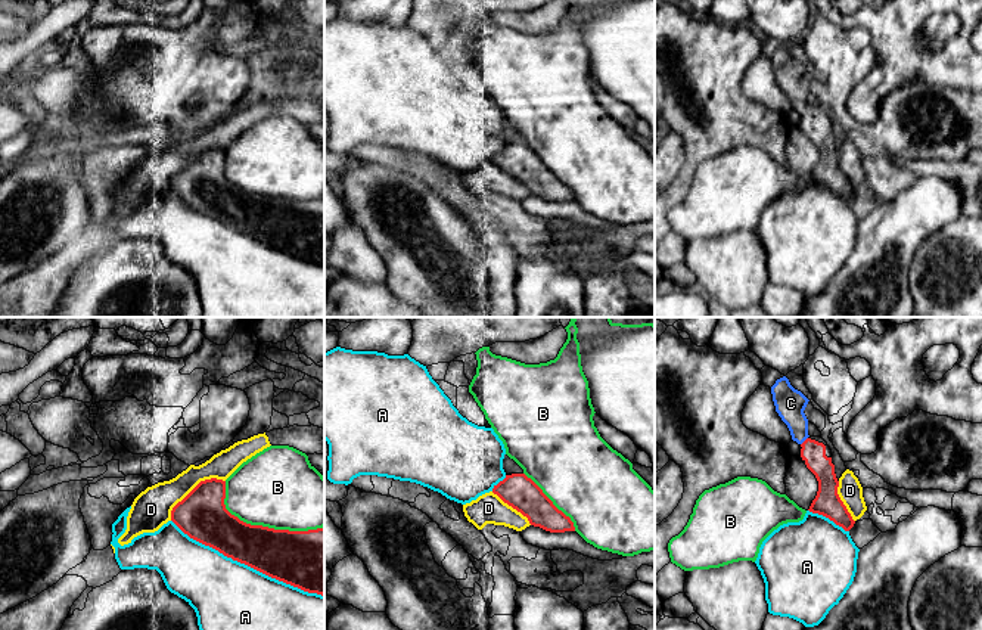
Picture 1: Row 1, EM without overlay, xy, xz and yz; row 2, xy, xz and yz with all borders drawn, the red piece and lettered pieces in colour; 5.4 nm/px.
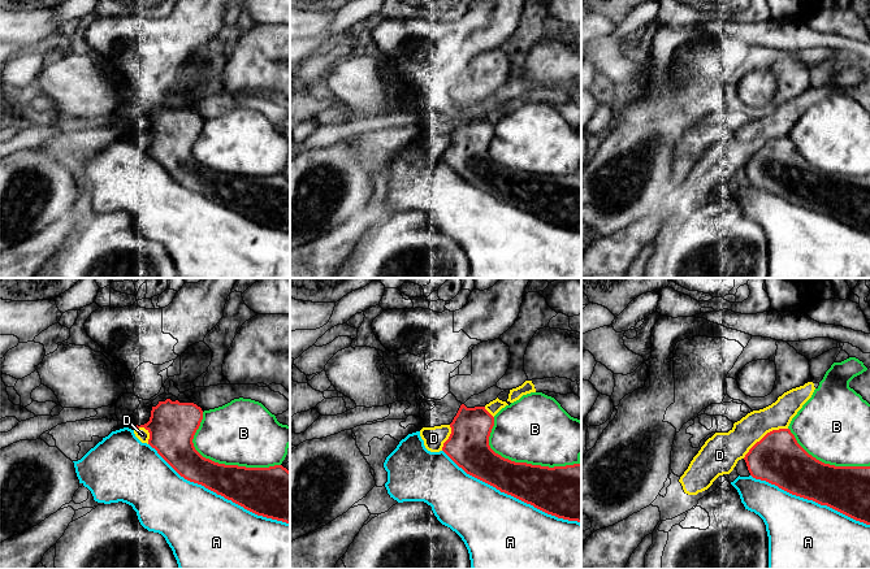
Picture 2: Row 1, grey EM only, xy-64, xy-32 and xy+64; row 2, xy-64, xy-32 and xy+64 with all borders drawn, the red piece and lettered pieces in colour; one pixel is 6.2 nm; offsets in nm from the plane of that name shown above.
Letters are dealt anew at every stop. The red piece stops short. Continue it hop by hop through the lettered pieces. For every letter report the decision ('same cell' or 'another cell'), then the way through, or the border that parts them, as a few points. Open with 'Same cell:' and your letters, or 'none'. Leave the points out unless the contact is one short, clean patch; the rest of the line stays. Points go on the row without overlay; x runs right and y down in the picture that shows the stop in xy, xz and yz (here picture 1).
Same cell: C
A: another cell
B: another cell
C: same cell
D: another cell

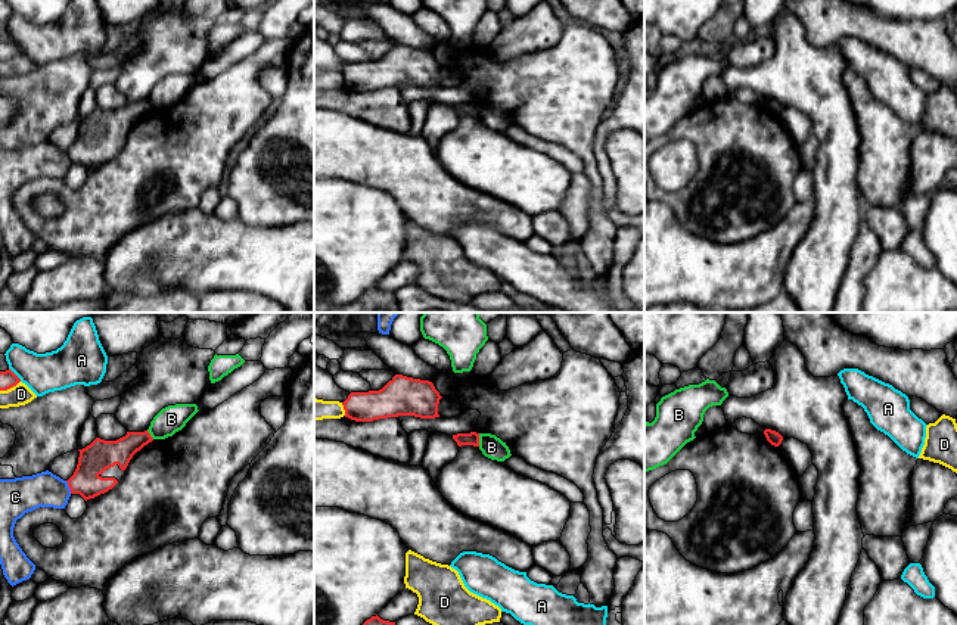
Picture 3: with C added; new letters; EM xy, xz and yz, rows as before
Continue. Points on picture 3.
Same cell: none
A: another cell
B: another cell | along xz (478, 103), (479, 115)
C: another cell
D: another cell

